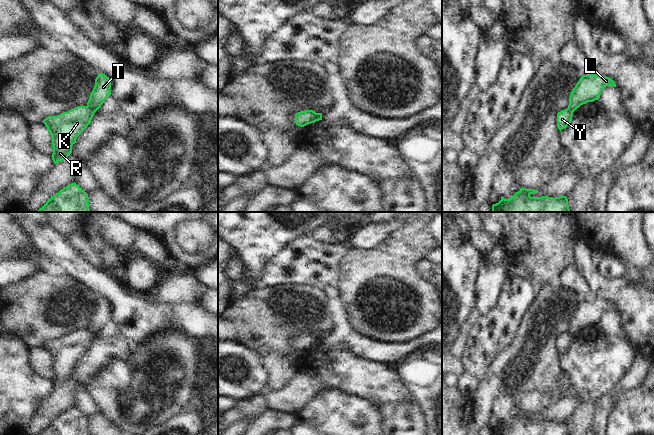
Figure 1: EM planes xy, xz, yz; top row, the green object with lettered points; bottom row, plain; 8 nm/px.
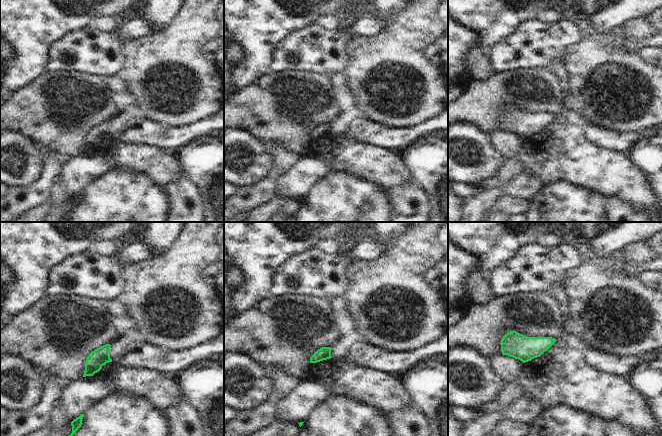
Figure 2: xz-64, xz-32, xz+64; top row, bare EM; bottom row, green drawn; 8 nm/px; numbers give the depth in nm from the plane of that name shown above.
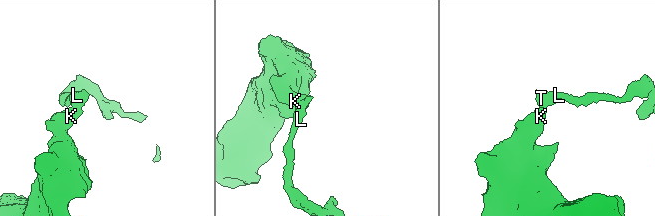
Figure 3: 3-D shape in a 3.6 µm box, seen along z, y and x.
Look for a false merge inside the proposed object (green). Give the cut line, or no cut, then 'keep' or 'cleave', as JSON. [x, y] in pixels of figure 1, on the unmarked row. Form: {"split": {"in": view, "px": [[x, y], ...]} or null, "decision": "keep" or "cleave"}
{"split": {"in": "xz", "px": [[316, 337], [308, 347]]}, "decision": "cleave"}

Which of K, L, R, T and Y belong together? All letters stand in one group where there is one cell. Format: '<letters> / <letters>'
K R Y / L T

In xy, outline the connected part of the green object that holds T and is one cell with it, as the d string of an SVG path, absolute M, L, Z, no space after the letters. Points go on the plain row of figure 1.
M98 297L95 303L95 310L90 318L87 331L96 336L104 327L106 322L111 319L111 304L103 297Z

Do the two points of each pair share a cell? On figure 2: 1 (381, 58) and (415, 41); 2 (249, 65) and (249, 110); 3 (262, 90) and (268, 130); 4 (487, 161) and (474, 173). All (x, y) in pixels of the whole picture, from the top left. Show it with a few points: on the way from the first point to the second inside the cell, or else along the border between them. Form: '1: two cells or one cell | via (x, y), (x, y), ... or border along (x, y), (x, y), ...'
1: one cell | via (389, 58), (407, 42)
2: two cells | border along (268, 70), (234, 94)
3: one cell | via (268, 100), (268, 120)
4: one cell | via (484, 163), (477, 170)

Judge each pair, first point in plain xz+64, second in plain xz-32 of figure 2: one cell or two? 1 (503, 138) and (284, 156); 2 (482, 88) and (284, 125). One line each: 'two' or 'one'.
1: one
2: one

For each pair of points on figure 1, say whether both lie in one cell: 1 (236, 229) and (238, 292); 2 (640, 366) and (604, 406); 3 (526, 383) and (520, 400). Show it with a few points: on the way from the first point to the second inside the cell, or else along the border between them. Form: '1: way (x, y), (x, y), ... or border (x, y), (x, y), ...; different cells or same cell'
1: way (250, 245), (250, 276); same cell
2: way (632, 376), (613, 396); same cell
3: border (546, 393), (525, 391), (512, 397); different cells

